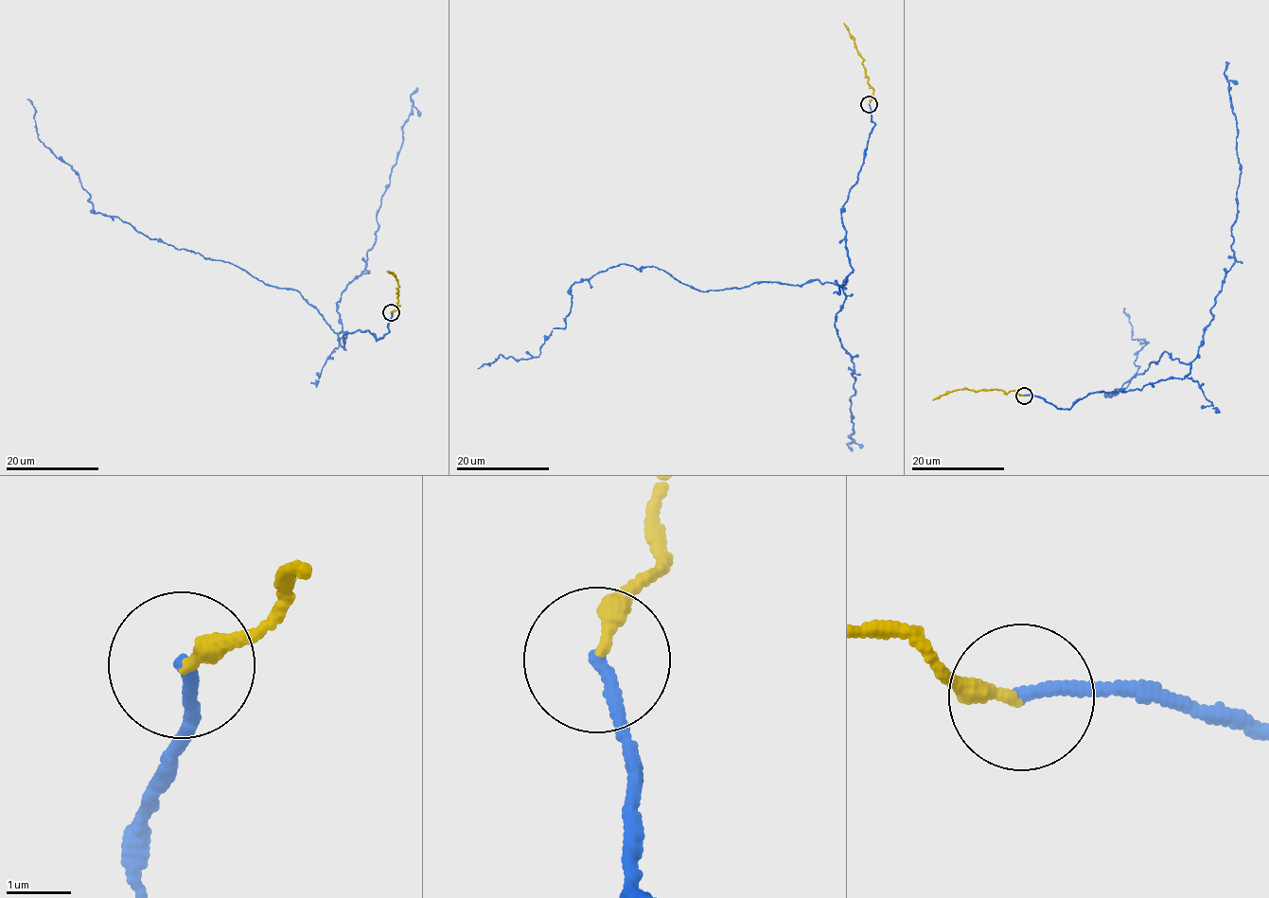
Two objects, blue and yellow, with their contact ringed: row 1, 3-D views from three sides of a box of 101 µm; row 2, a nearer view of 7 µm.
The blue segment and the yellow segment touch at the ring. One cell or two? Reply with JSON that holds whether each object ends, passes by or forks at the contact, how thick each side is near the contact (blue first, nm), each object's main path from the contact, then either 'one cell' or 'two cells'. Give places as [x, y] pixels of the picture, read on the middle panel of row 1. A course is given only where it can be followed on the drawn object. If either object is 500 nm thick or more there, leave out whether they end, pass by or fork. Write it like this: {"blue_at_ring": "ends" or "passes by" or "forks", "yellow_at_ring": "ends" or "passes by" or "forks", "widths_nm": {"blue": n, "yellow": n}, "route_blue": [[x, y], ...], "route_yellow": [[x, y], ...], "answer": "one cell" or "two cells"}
{"blue_at_ring": "ends", "yellow_at_ring": "ends", "widths_nm": {"blue": 200, "yellow": 240}, "route_blue": [[869, 104], [841, 286], [706, 291], [619, 264], [575, 282], [538, 356], [478, 369]], "route_yellow": [[869, 104], [873, 90], [869, 84], [863, 58], [844, 23]], "answer": "two cells"}

